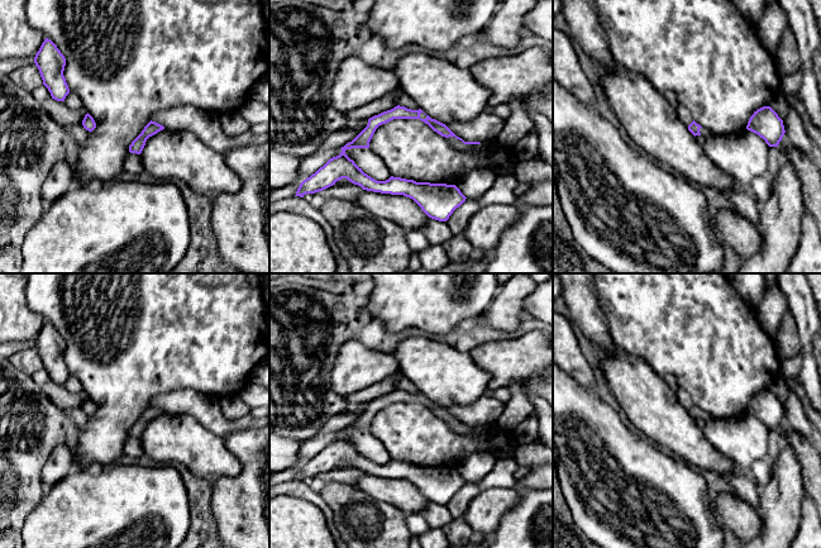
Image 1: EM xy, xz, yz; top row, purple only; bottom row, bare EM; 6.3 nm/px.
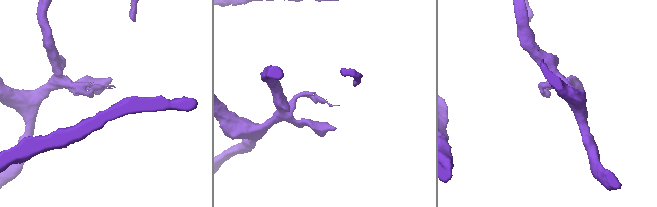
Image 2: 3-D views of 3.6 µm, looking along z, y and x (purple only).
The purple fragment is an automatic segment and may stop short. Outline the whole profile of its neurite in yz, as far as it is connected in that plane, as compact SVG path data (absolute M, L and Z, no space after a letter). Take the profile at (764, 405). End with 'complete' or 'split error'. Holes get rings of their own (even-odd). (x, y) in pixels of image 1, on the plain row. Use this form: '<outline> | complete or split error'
M770 390L754 395L746 413L763 421L769 430L778 430L786 416L783 404Z | complete

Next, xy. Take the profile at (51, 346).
M44 323L34 340L34 347L52 382L65 385L70 377L68 368L63 359L66 342L51 323Z | complete

